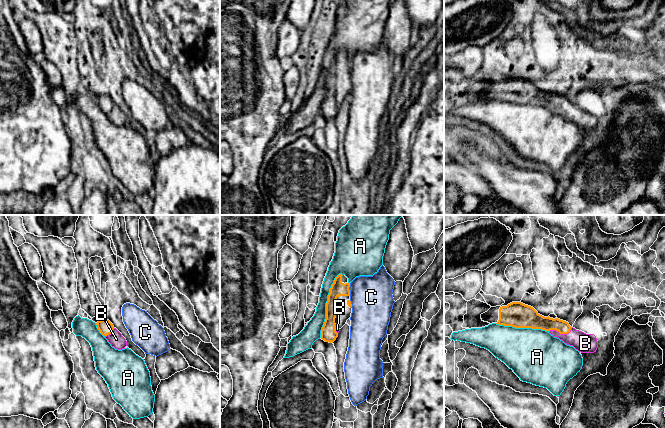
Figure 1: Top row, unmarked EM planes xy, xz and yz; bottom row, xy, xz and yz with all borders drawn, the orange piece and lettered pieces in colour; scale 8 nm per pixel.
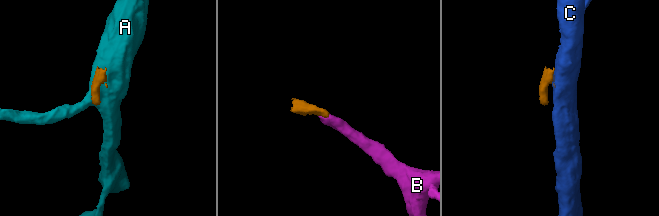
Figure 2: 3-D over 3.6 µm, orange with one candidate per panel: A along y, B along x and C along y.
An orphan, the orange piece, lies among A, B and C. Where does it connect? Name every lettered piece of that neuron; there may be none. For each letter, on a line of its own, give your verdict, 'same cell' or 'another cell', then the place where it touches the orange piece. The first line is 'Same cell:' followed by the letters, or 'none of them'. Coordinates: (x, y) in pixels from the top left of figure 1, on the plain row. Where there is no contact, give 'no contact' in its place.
Same cell: B
A: another cell | xz (326, 81)
B: same cell | yz (561, 109)
C: another cell | xz (348, 65)

